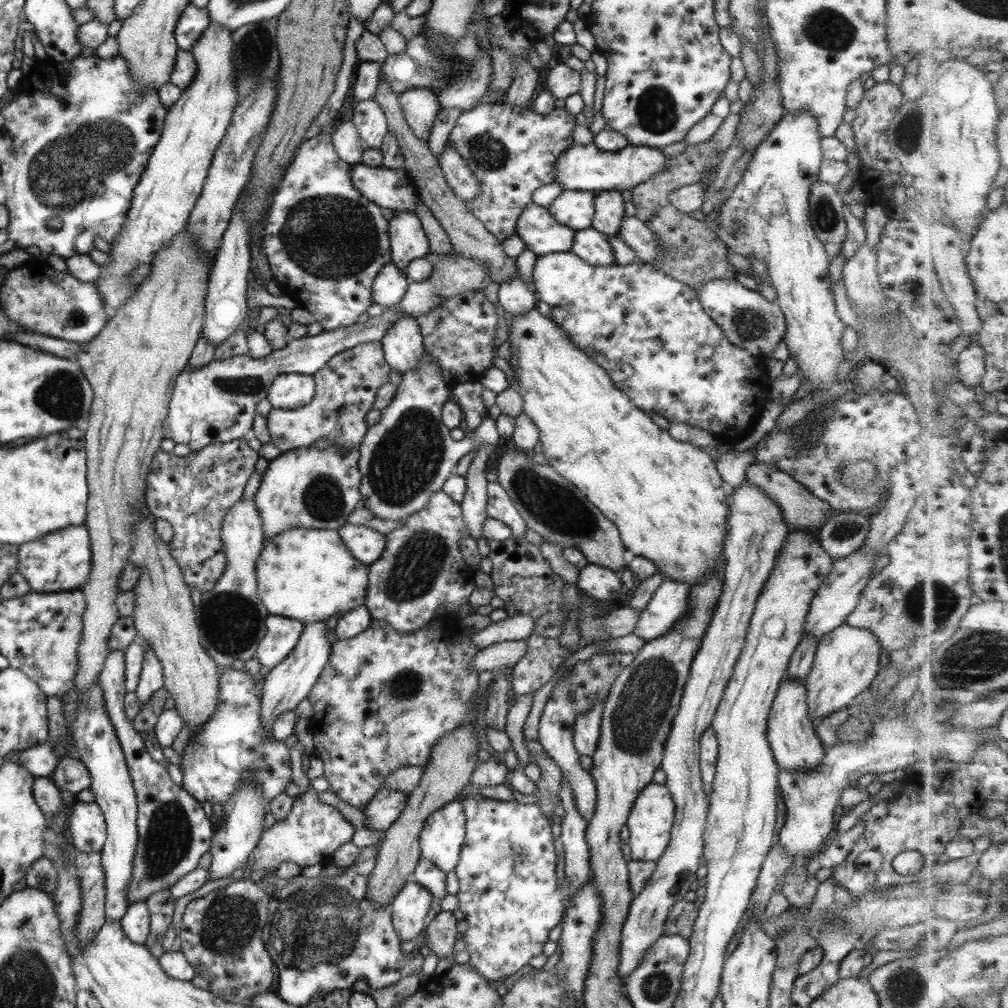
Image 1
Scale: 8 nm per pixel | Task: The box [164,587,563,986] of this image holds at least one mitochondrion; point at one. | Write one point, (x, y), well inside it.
(314, 927)

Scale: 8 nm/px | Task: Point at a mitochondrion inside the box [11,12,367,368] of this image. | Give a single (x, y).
(67, 169)

